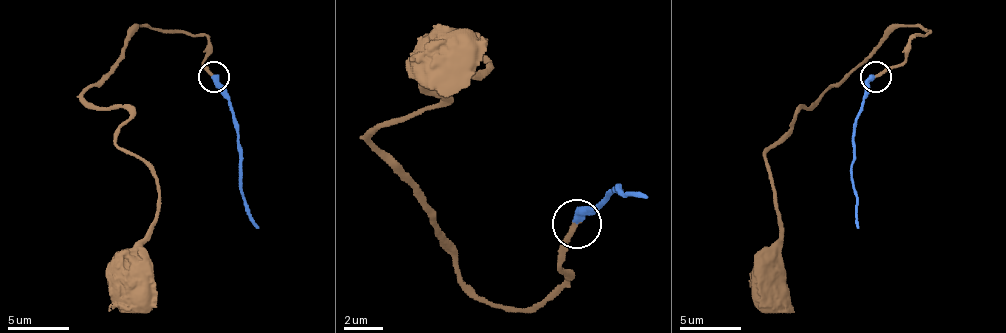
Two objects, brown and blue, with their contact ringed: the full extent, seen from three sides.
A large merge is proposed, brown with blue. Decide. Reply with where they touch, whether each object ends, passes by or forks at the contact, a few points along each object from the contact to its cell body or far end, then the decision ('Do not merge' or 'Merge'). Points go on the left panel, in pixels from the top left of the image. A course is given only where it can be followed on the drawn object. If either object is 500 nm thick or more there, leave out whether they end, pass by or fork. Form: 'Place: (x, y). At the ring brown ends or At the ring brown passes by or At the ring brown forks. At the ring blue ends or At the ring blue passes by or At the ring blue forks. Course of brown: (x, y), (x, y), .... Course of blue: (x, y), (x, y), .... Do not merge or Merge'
Place: (214, 76). At the ring brown ends. At the ring blue ends. Course of brown: (213, 75), (204, 35), (139, 26), (83, 94), (130, 113), (117, 144), (154, 178), (139, 280), (108, 311). Course of blue: (213, 75), (238, 134), (238, 190), (244, 212), (260, 227). Merge

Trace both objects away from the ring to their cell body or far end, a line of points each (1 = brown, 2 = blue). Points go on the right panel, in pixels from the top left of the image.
1: (874, 75), (930, 32), (896, 26), (766, 153), (778, 249), (769, 311)
2: (874, 75), (853, 134), (853, 190), (859, 227)

